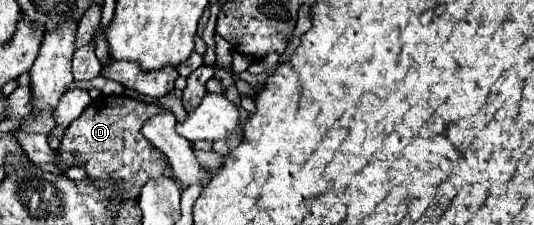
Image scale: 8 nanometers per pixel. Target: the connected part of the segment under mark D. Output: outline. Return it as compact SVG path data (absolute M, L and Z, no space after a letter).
M125 94L99 96L65 130L59 154L71 166L75 166L73 154L81 154L83 158L87 158L87 164L83 166L87 170L87 176L103 180L109 174L115 174L117 186L121 186L119 188L121 196L123 198L137 198L143 184L149 178L161 176L161 172L165 168L165 160L153 150L153 144L141 134L143 122L147 118L151 118L153 114L155 114L153 104L145 104L145 102L129 98Z

